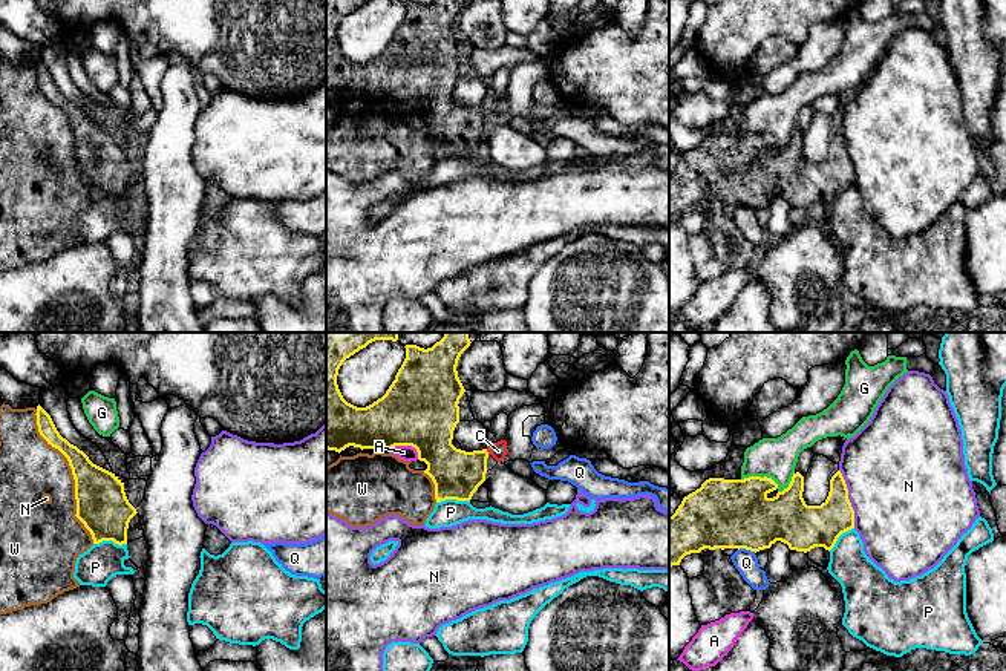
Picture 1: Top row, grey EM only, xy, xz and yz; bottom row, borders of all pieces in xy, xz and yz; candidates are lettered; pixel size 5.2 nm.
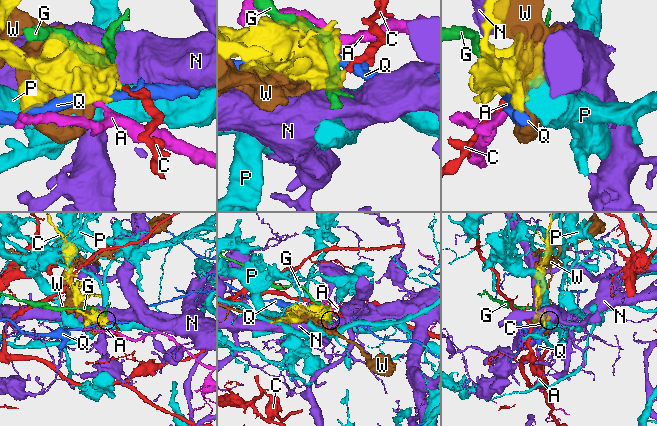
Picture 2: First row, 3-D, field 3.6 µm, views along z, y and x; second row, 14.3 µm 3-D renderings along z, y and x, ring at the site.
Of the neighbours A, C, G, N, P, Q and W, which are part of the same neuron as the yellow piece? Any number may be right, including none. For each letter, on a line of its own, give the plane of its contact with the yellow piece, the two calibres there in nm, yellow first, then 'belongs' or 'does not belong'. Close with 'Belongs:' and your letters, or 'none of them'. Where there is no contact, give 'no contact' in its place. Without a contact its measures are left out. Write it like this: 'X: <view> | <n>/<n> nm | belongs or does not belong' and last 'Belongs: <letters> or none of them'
A: xz | 400/80 nm | does not belong
C: xz | 260/90 nm | does not belong
G: yz | 360/220 nm | does not belong
N: yz | 220/480 nm | does not belong
P: xy | 280/200 nm | does not belong
Q: yz | 360/120 nm | does not belong
W: xy | 280/320 nm | does not belong
Belongs: none of them

